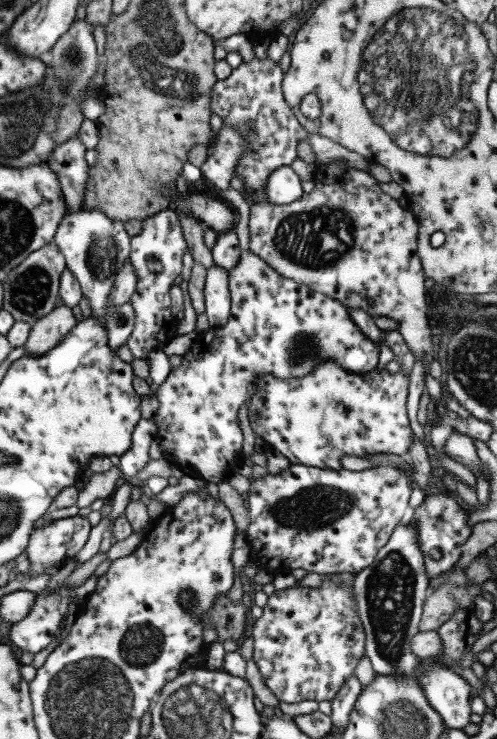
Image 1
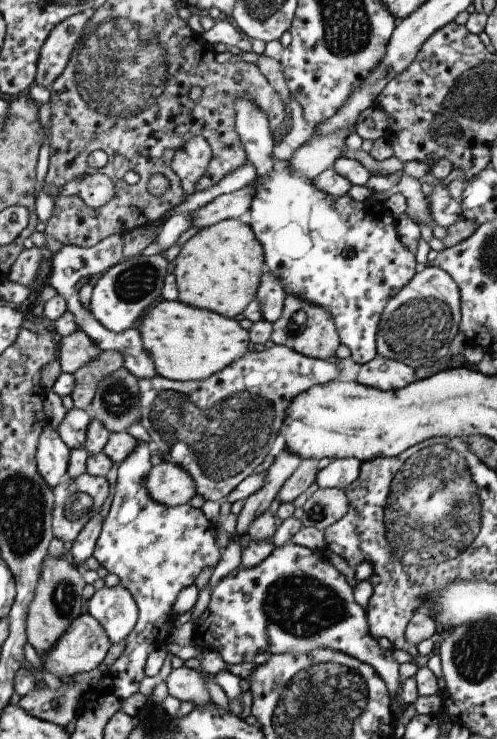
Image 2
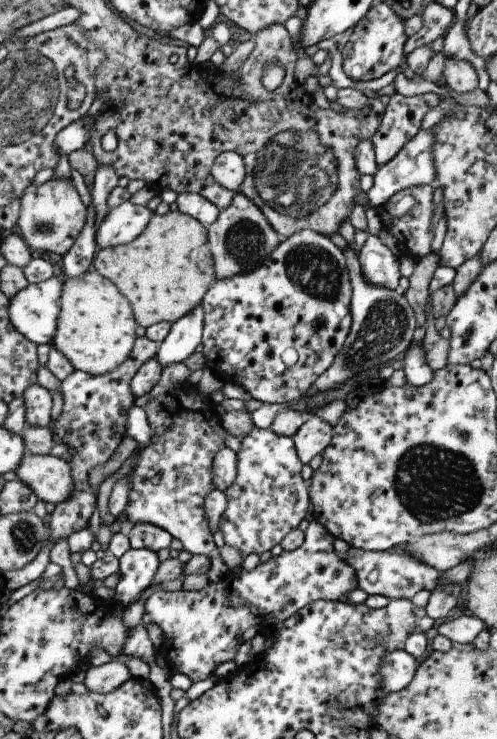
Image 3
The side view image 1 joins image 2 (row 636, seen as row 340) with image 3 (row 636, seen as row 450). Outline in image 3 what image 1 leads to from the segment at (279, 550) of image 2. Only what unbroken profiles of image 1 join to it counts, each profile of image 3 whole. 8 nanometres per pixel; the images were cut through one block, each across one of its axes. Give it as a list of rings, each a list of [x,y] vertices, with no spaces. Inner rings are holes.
[[[314,520],[309,522],[303,543],[293,551],[282,551],[277,557],[261,563],[252,571],[228,569],[217,583],[208,583],[202,590],[170,592],[157,590],[145,602],[142,624],[156,624],[162,629],[162,646],[157,650],[158,656],[166,659],[173,672],[184,673],[190,680],[198,682],[213,674],[218,664],[233,660],[238,649],[243,644],[242,634],[250,626],[257,626],[261,634],[278,632],[281,624],[308,603],[324,599],[327,601],[342,601],[348,592],[358,588],[355,570],[337,554],[333,547],[334,537]]]

